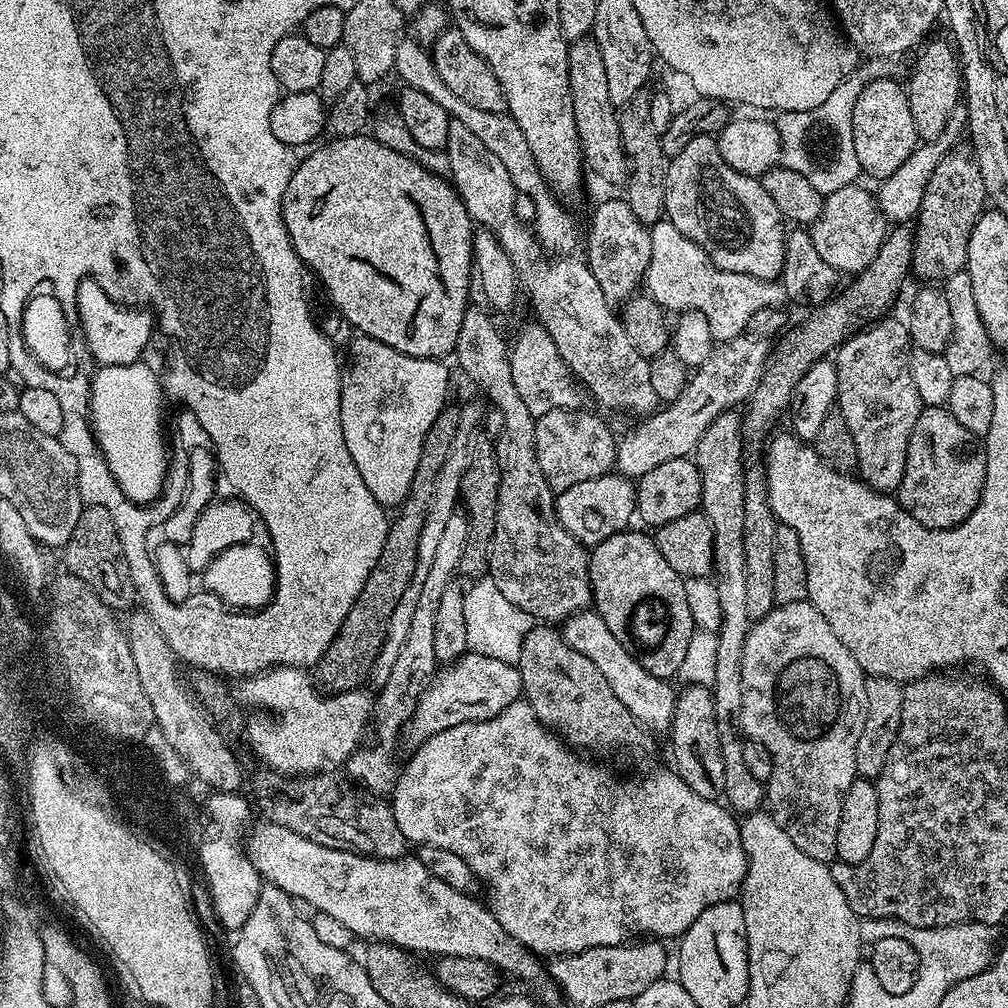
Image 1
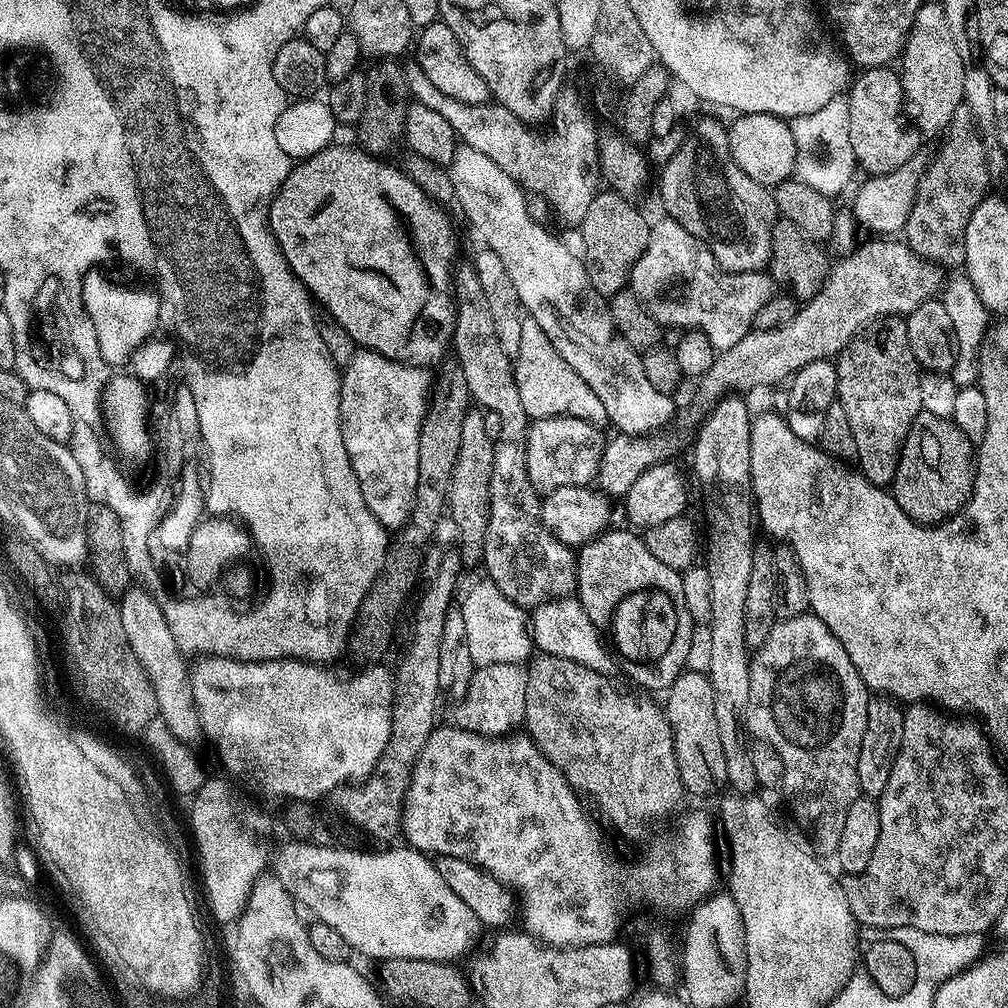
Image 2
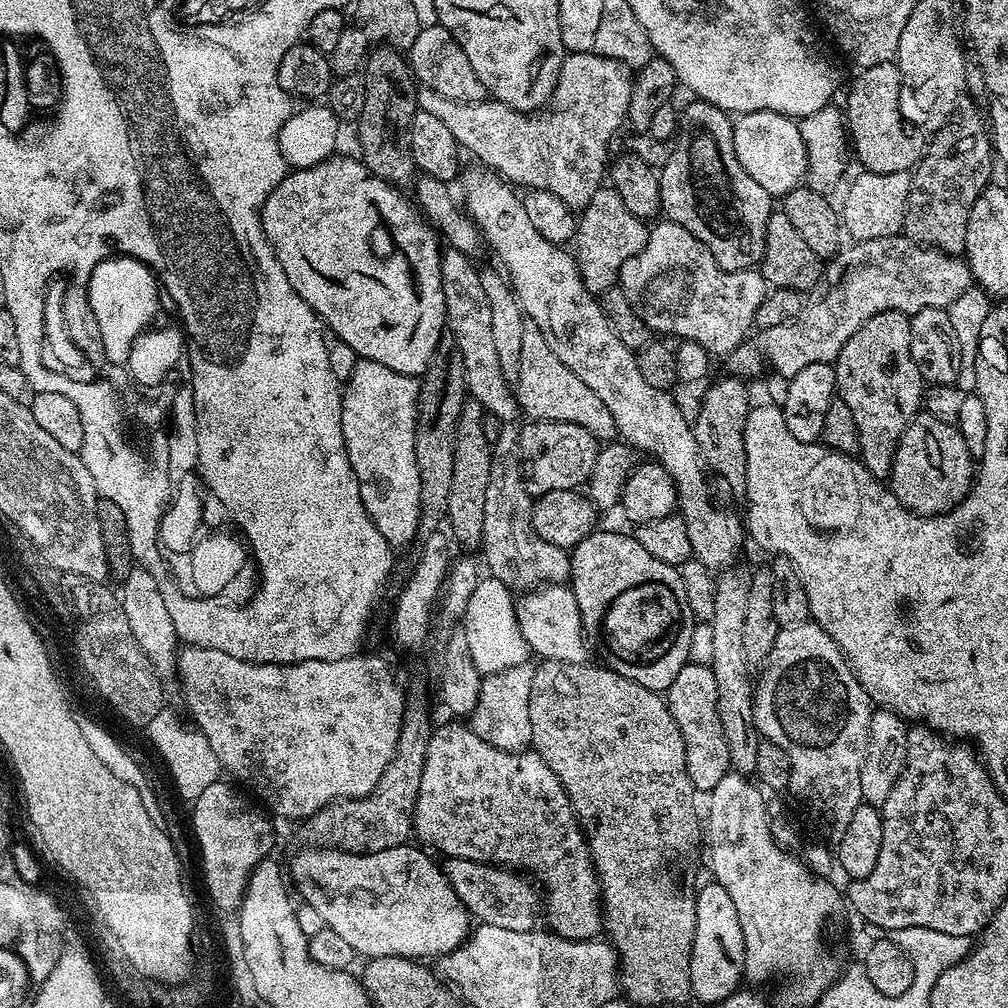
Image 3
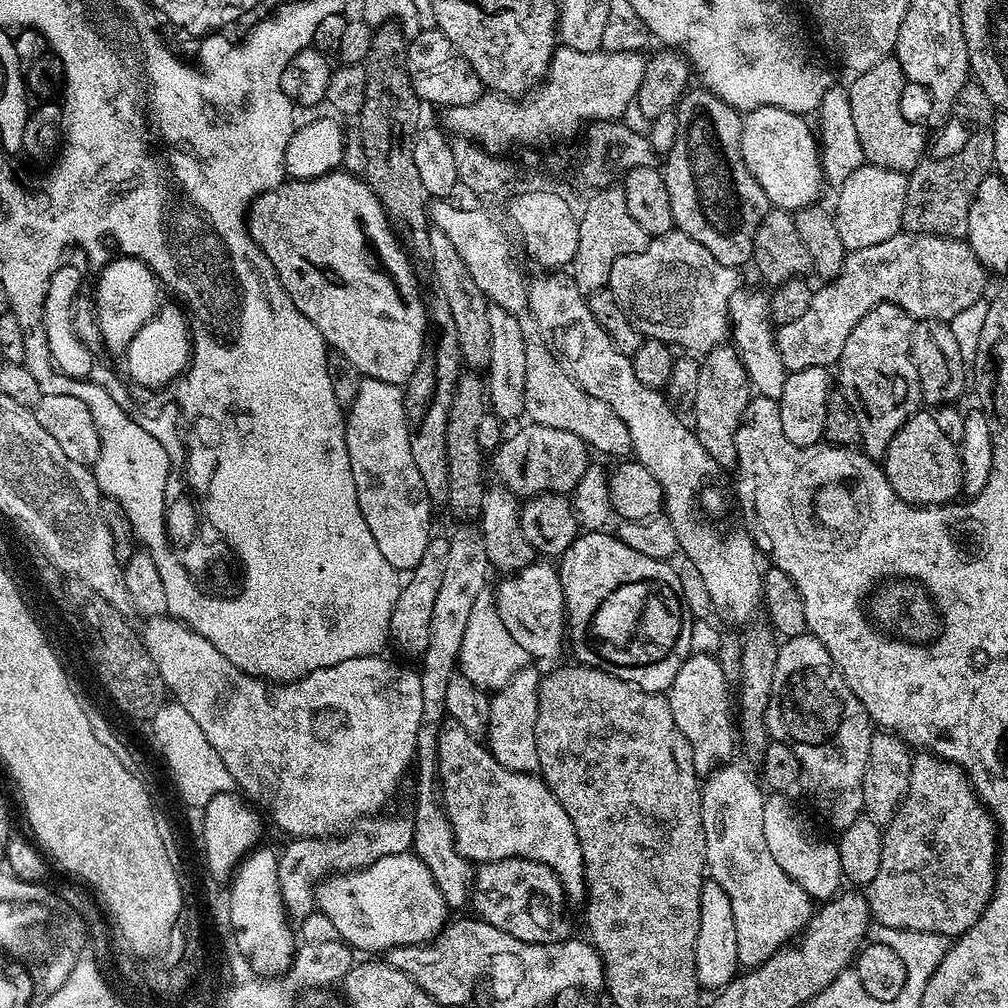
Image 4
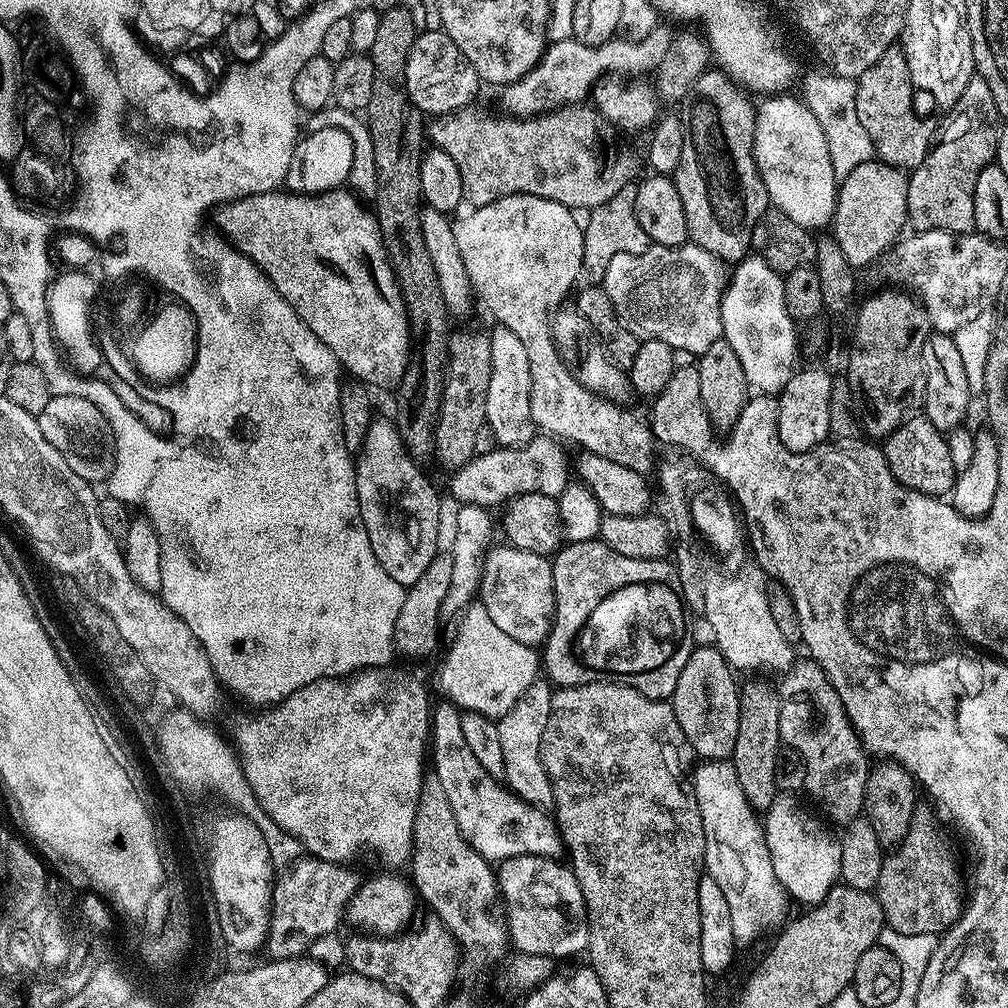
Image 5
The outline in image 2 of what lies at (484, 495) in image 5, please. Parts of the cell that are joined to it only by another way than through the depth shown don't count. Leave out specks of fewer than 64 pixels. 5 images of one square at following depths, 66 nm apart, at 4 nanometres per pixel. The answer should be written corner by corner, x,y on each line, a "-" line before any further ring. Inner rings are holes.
551,416
533,421
528,427
526,462
530,482
540,490
559,490
588,486
597,479
606,436
588,420

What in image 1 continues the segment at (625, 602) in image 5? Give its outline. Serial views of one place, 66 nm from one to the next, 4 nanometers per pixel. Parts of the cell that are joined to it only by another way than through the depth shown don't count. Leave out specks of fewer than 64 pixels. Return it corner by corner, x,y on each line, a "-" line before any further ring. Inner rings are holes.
620,530
613,531
612,536
608,536
595,549
591,549
591,560
589,562
589,576
592,579
592,595
594,597
595,611
601,616
611,617
612,612
612,592
621,592
622,595
628,596
629,605
635,606
640,601
648,597
648,592
660,592
660,596
664,596
664,600
668,600
668,604
672,604
672,618
676,620
677,635
684,638
689,635
690,628
695,627
695,620
691,616
690,603
684,604
687,600
686,590
680,592
684,587
685,577
681,576
679,580
676,577
680,573
672,576
672,572
668,572
668,568
664,568
666,558
662,553
656,556
656,552
652,552
653,538
649,536
647,540
640,540
638,536
624,536

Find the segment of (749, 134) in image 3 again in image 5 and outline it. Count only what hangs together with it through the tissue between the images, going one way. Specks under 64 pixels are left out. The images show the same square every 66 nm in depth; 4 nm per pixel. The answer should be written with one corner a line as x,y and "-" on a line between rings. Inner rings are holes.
774,94
756,108
752,152
766,186
769,203
806,229
831,223
838,181
830,163
829,147
812,111
799,97

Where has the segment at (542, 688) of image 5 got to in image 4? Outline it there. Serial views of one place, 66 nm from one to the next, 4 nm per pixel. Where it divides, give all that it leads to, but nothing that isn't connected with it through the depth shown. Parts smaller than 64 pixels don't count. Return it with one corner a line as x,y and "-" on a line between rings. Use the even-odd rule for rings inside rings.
528,665
514,676
506,687
499,689
490,700
491,718
486,733
489,752
500,765
512,772
534,774
539,771
537,754
538,692
542,679
533,665

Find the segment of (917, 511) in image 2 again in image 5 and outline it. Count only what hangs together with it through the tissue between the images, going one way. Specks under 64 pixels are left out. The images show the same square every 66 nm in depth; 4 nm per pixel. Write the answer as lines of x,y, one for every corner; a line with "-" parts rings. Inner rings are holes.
922,414
909,416
902,426
895,428
883,441
882,451
894,478
910,490
944,498
955,486
958,471
951,462
945,433

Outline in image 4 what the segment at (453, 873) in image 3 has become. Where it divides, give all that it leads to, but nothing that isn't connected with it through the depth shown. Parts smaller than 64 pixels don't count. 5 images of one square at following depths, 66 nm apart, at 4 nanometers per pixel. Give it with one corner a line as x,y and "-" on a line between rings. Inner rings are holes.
506,858
492,860
489,864
479,865
475,869
470,889
470,908
475,915
498,930
506,930
506,934
514,934
514,938
522,938
522,942
531,944
557,944
573,935
572,924
568,921
569,901
564,895
562,882
542,862
534,862
526,858

